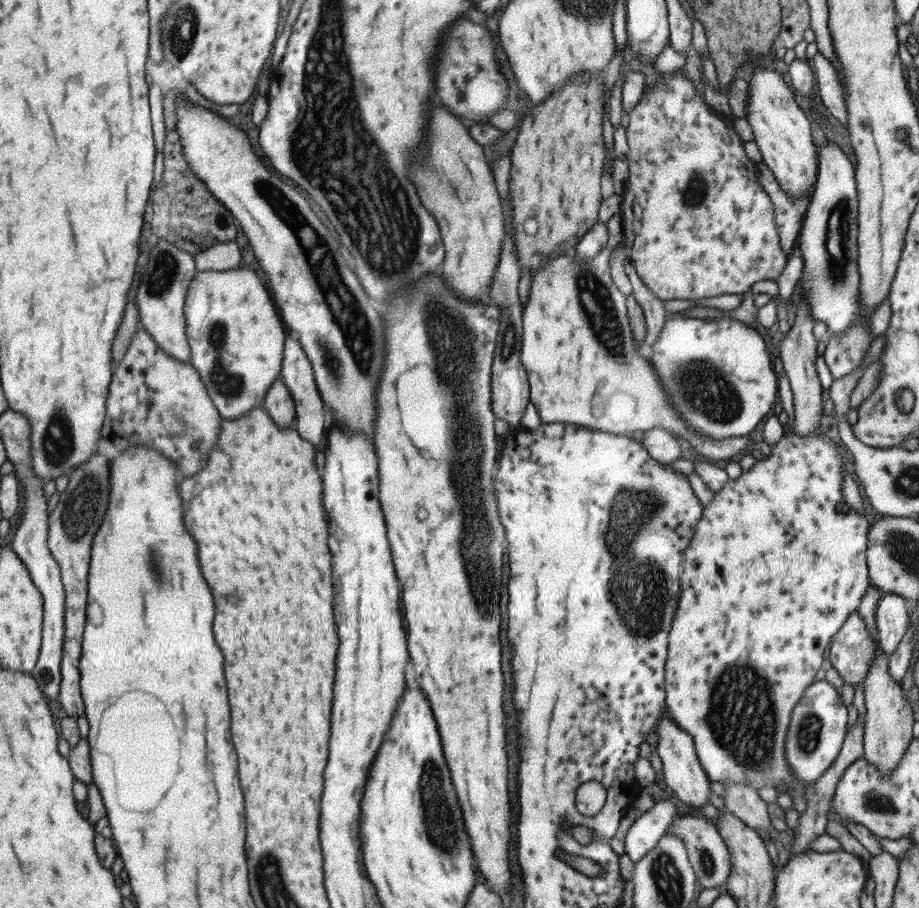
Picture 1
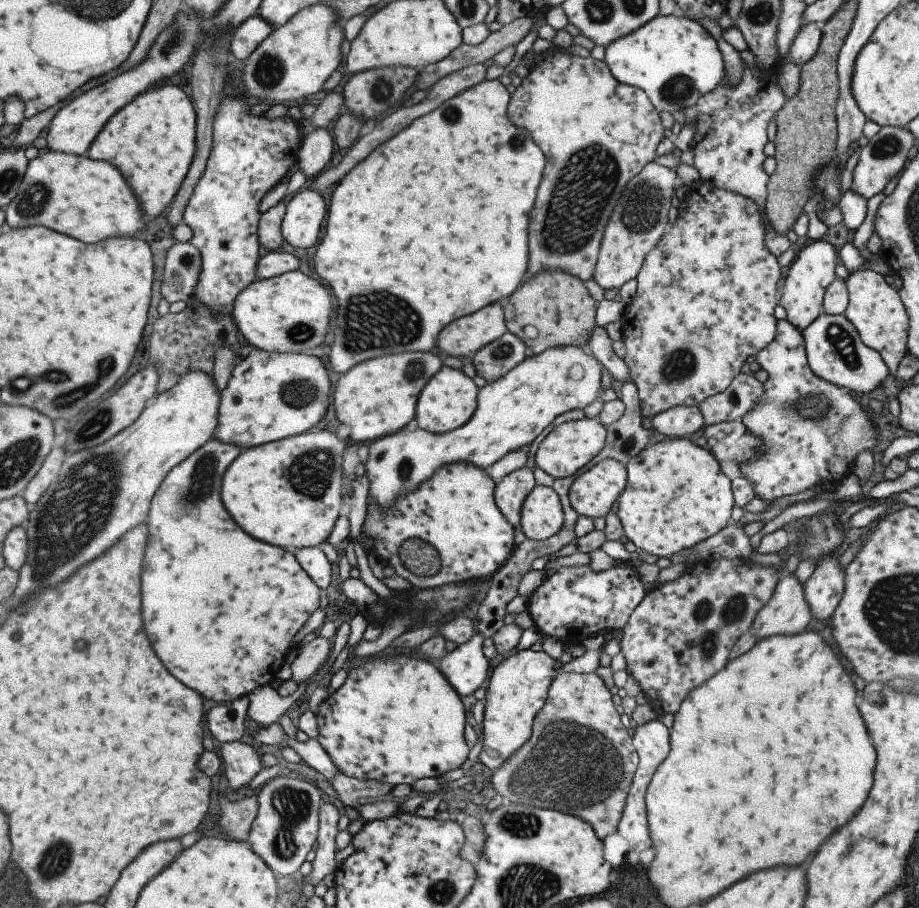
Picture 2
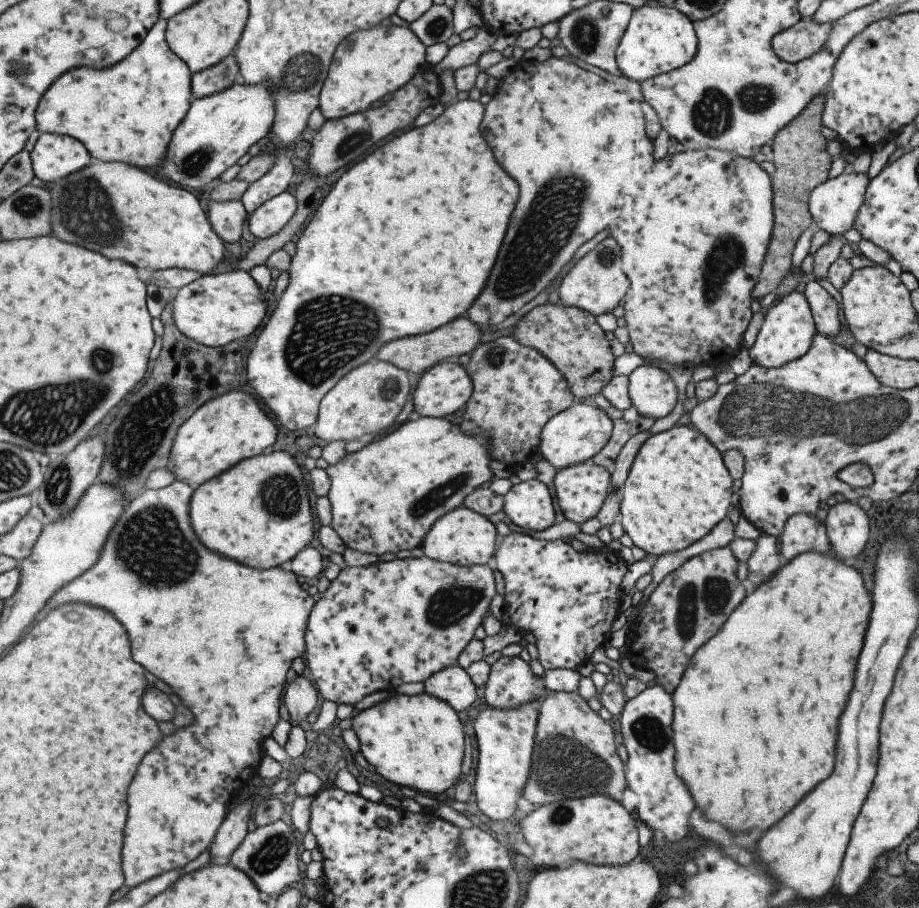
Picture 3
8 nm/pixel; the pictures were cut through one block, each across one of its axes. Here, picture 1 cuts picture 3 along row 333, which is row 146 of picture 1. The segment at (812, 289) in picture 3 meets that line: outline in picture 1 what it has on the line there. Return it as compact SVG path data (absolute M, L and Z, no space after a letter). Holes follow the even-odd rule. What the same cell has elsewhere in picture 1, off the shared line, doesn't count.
M825 142L817 150L818 172L814 194L798 233L797 251L802 258L803 271L800 277L801 294L806 294L813 322L823 321L829 336L849 329L853 319L863 317L873 336L882 336L889 326L890 305L885 300L871 314L859 316L856 291L859 285L857 274L857 200L854 182L854 166L833 142Z

